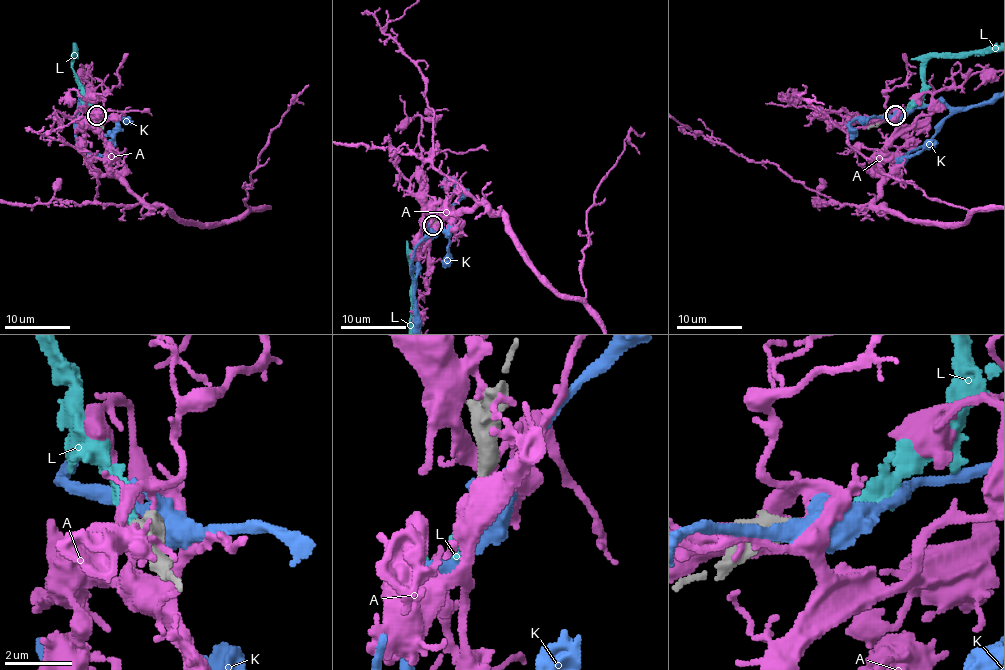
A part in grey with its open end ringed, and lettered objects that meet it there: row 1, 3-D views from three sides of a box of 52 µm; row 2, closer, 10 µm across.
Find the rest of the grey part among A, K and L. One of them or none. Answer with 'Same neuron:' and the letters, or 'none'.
Same neuron: L

